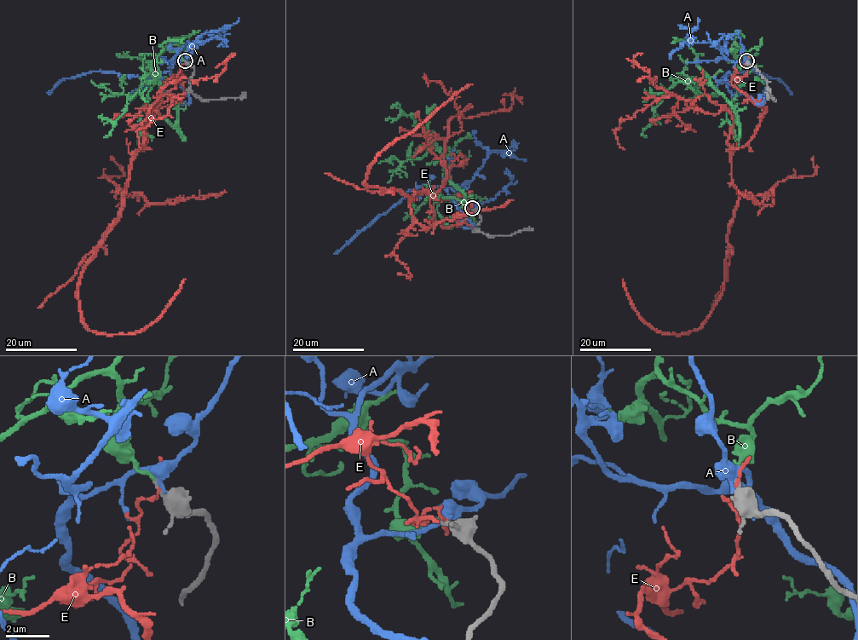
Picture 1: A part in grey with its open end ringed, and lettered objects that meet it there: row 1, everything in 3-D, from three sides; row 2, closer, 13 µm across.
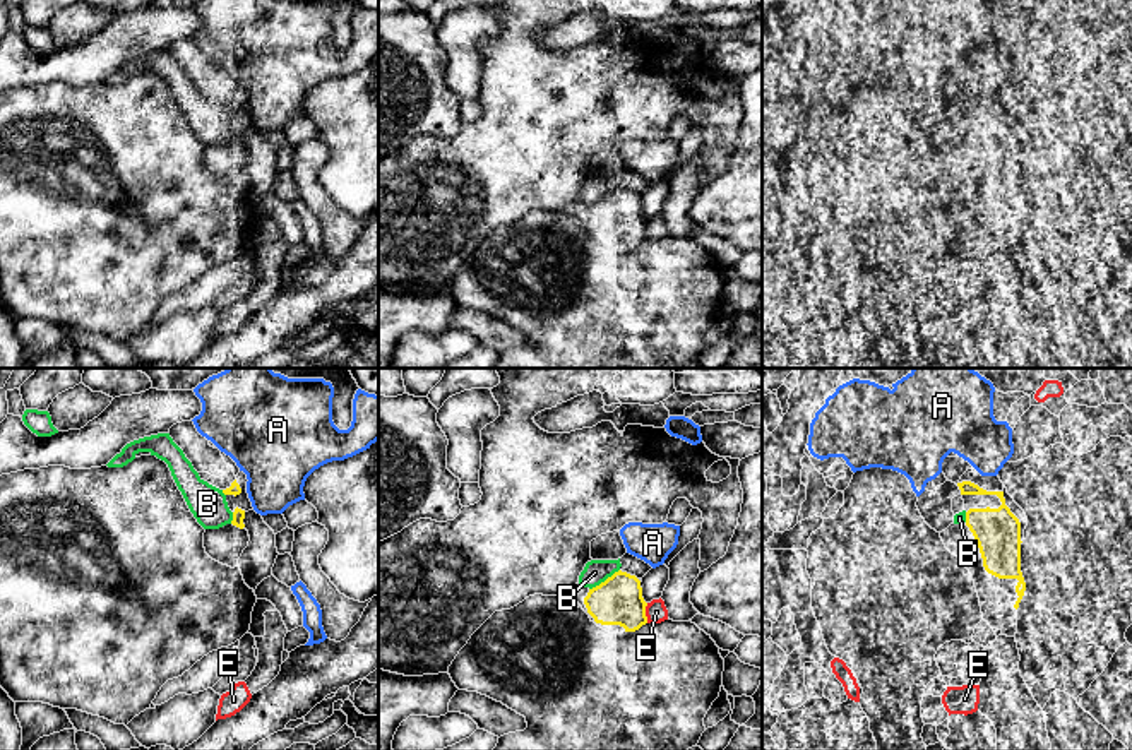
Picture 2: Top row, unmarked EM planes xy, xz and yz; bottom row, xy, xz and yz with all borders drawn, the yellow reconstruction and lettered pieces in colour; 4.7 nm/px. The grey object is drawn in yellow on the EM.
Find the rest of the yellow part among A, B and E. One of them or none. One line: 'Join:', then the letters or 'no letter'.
Join: no letter

